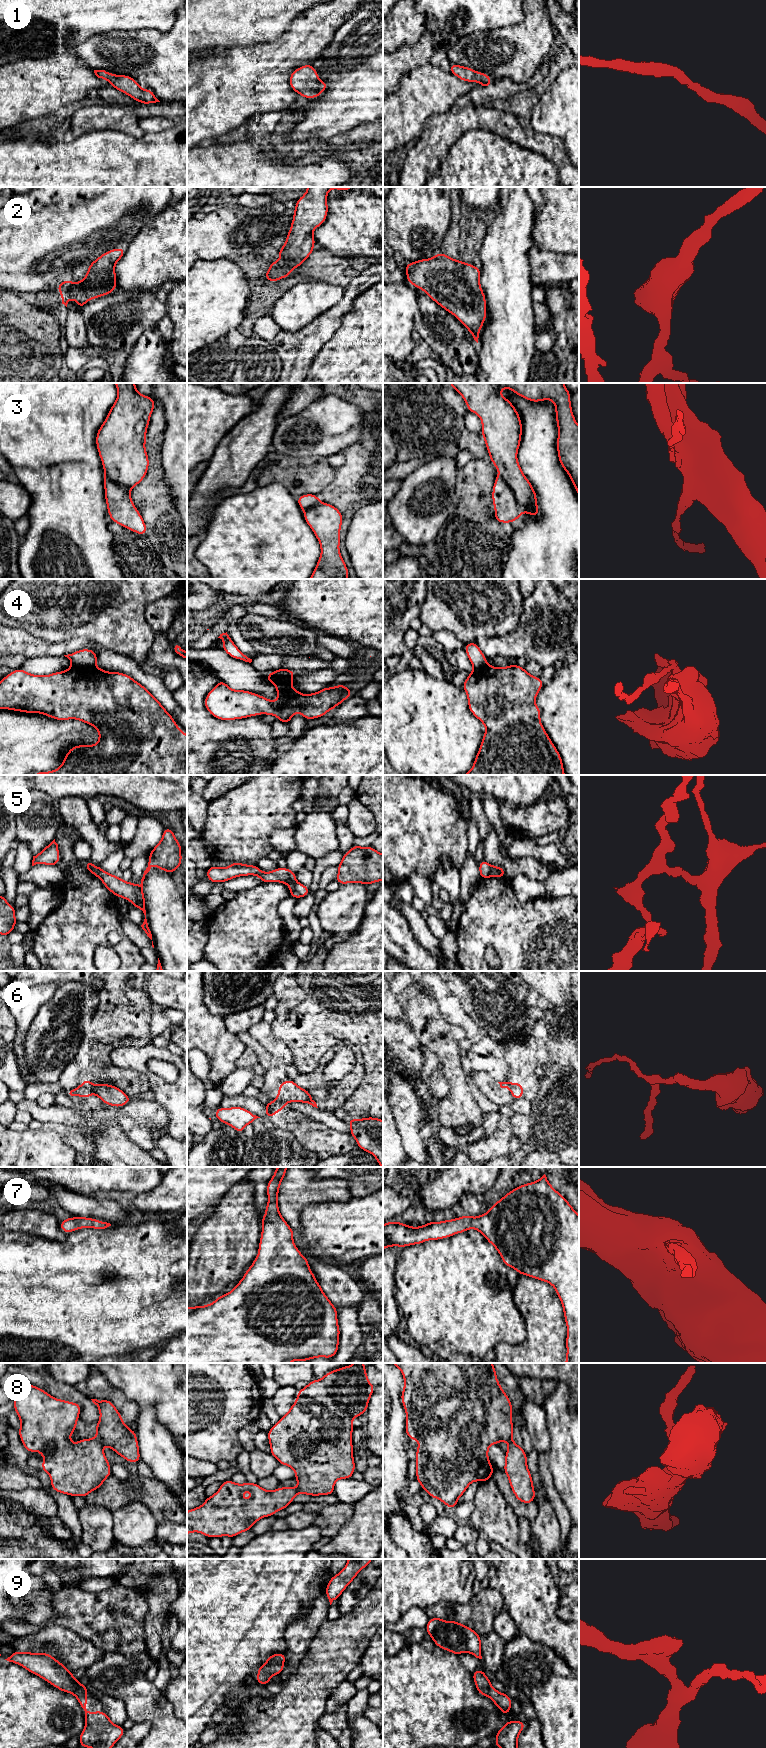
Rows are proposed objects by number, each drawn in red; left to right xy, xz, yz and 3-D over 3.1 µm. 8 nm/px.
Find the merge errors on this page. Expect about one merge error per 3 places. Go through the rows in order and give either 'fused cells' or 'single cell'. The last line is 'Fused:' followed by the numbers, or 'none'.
1: single cell
2: single cell
3: fused cells
4: fused cells
5: fused cells
6: fused cells
7: single cell
8: fused cells
9: single cell
Fused: 3, 4, 5, 6, 8

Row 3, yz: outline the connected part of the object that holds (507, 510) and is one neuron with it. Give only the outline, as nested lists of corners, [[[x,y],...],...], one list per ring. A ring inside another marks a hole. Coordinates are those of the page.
[[[500,475],[495,477],[492,501],[495,509],[494,519],[499,523],[512,523],[520,518],[521,509],[516,502],[515,496]]]

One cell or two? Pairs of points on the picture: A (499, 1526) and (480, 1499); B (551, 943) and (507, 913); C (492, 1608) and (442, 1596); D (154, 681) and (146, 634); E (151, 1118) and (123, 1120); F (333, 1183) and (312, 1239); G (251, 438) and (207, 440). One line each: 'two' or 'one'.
A: one
B: one
C: two
D: two
E: one
F: two
G: two

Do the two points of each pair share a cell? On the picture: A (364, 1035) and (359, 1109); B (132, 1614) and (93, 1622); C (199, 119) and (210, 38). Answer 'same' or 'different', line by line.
A: same
B: same
C: different

